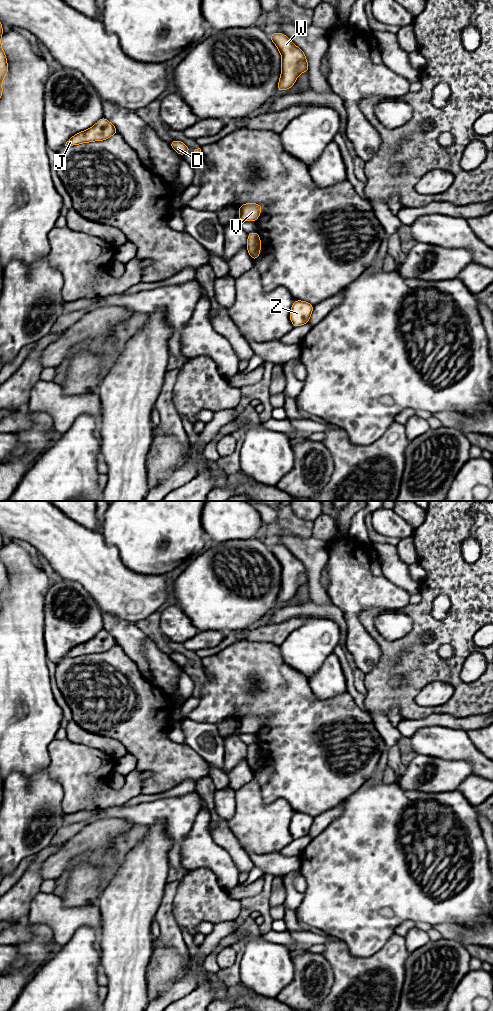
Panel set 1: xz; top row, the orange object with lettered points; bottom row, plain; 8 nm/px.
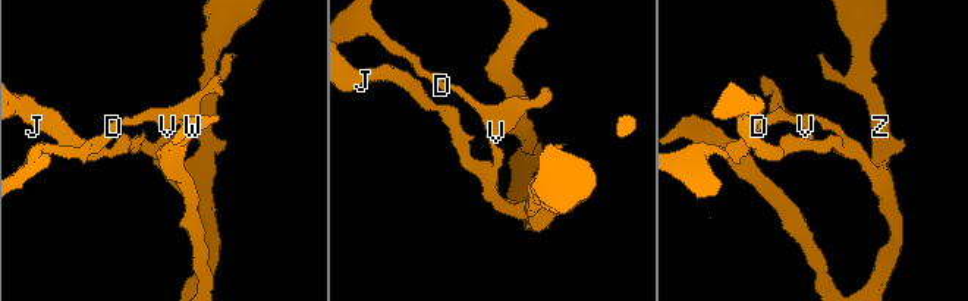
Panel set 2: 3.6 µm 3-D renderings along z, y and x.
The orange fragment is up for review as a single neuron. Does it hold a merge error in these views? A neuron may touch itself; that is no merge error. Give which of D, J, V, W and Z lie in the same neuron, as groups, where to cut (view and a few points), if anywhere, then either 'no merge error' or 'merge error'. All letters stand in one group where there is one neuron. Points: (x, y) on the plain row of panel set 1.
D V / J W Z | xz (255, 752), (254, 756), (259, 762) | merge error

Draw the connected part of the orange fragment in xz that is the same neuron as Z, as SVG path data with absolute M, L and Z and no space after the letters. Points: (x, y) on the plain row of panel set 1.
M295 812L290 821L290 833L294 839L309 834L314 818L306 813Z

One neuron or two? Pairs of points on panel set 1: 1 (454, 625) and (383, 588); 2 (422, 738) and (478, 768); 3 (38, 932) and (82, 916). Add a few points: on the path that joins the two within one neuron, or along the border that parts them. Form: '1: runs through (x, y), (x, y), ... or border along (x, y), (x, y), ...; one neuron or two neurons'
1: border along (409, 603), (398, 610); two neurons
2: runs through (437, 741), (455, 744), (467, 753); one neuron
3: border along (29, 923), (46, 924), (58, 946); two neurons

